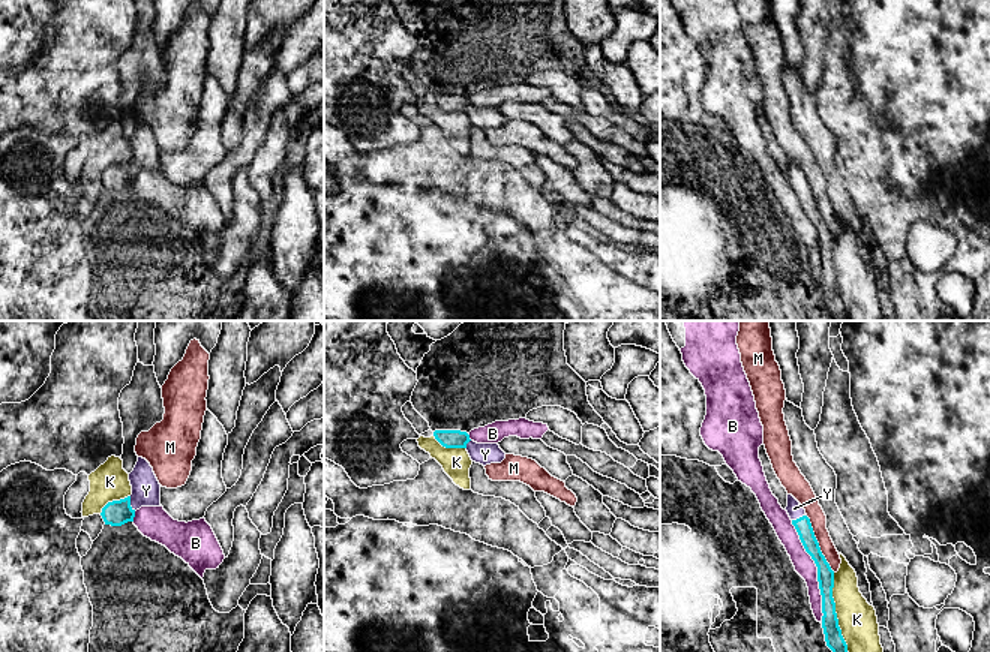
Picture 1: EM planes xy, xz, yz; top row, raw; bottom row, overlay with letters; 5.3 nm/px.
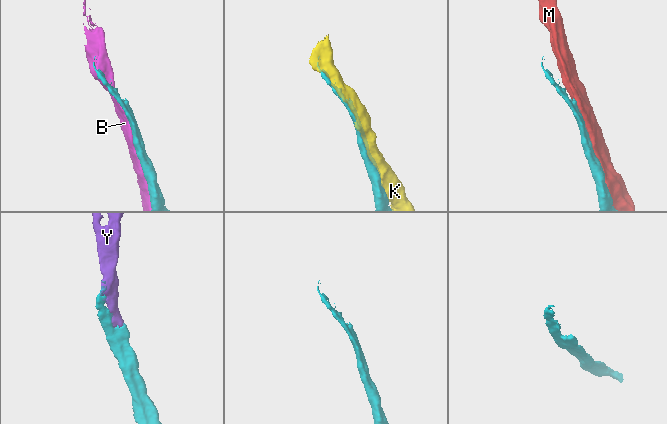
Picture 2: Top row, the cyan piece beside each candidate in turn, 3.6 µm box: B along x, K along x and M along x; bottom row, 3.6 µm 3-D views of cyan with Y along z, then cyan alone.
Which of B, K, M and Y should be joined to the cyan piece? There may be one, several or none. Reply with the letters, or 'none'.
Y

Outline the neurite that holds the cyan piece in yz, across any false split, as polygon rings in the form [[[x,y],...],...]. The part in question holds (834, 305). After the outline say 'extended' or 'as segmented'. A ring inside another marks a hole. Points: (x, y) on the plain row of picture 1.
[[[788,159],[786,175],[800,199],[800,204],[806,216],[812,220],[812,223],[818,231],[818,246],[822,259],[822,277],[824,277],[822,292],[826,310],[832,315],[836,321],[848,321],[849,319],[848,309],[838,291],[836,267],[832,262],[834,235],[831,234],[830,228],[826,226],[825,220],[820,216],[819,207],[814,201],[806,174],[792,159]]] | extended

